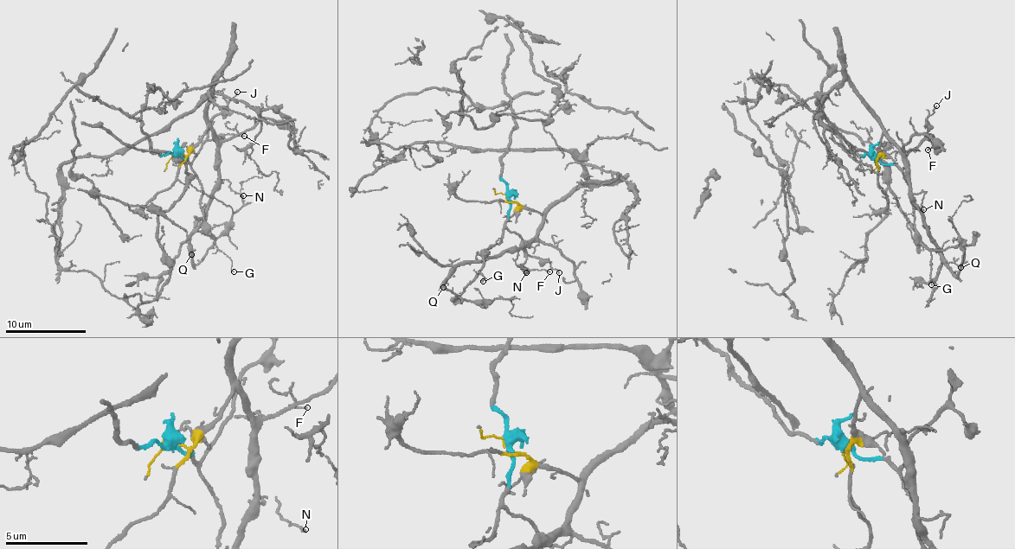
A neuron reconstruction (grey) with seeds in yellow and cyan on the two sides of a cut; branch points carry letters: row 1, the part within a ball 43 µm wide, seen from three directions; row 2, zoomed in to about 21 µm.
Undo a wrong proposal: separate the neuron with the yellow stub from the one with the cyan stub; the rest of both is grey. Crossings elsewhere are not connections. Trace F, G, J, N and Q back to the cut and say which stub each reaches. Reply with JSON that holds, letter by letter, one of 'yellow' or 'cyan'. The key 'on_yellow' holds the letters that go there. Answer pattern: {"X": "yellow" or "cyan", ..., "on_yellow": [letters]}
{"F": "cyan", "G": "cyan", "J": "cyan", "N": "yellow", "Q": "yellow", "on_yellow": ["N", "Q"]}

